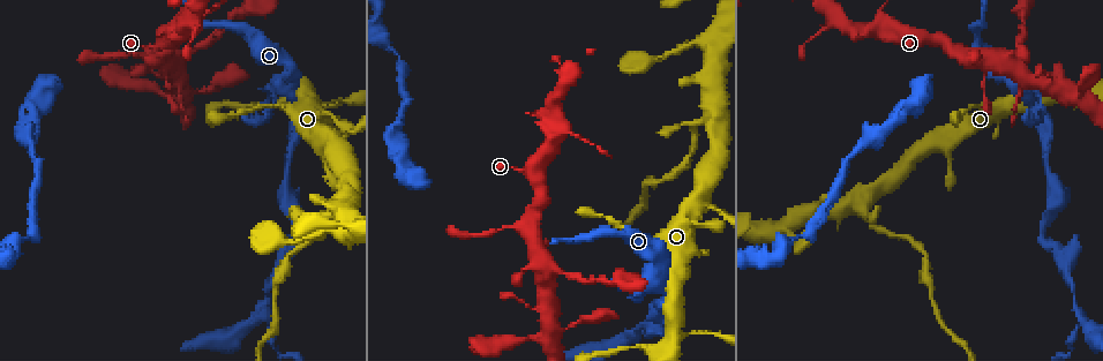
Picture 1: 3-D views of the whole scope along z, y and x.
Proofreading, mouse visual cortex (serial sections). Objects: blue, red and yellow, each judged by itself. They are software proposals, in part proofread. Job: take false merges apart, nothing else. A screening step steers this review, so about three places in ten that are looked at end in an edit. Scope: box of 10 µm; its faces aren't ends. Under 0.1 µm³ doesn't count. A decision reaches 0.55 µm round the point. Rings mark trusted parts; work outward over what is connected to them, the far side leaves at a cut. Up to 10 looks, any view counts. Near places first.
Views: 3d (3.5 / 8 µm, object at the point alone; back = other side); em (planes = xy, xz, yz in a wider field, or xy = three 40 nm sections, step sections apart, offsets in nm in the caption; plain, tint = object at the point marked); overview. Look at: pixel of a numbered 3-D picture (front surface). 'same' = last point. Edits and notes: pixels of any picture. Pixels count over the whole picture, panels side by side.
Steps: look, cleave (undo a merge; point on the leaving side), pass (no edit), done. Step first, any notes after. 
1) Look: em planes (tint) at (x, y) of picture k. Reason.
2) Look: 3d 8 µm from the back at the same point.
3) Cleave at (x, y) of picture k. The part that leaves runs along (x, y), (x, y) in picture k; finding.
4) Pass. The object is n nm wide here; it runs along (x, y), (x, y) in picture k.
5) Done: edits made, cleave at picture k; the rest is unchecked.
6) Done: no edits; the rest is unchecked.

Look: 3d 3.5 µm at (551, 268) of picture 1. Three-way junction.

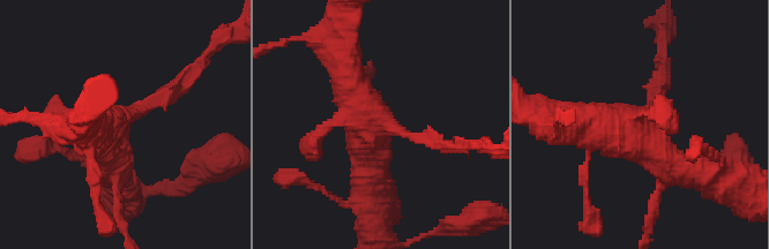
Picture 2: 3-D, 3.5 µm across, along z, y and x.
Look: em xy step 2 (tint) at (118, 122) of picture 2. Now the EM.

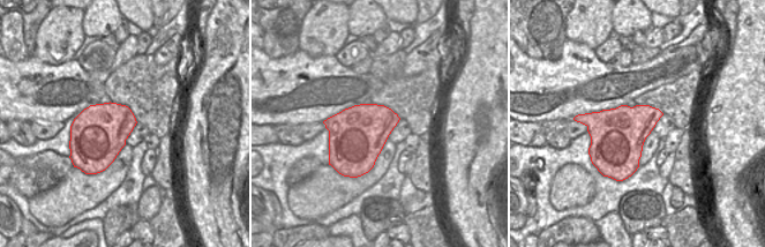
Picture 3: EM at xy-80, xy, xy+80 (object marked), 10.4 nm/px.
Pass. All the same cell.

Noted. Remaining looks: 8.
Look: em xy step 1 (tint) at (292, 259) of picture 1. A fork.

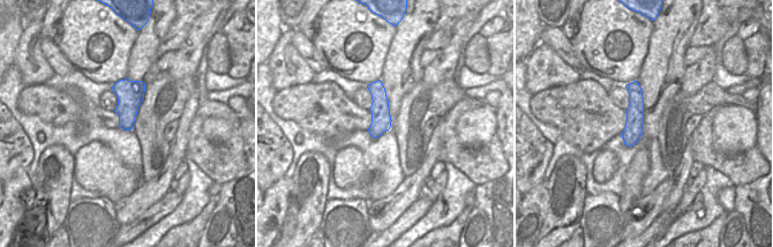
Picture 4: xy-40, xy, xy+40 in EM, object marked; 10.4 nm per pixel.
Look: 3d 3.5 µm at the same point.

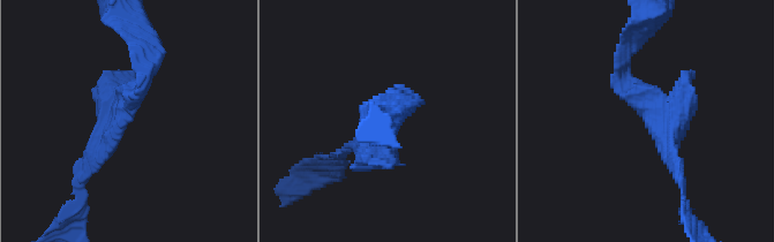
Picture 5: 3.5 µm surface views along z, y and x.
Pass. It runs along (140, 58), (147, 78), (87, 171) in picture 5; continuous, no second cell.

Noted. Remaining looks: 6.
Look: 3d 3.5 µm at (634, 337) of picture 1. Branch point.

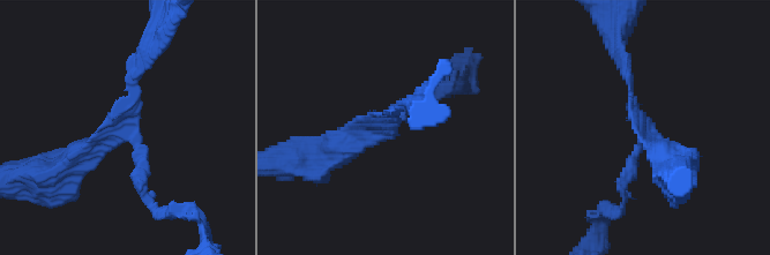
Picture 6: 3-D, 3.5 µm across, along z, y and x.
Look: em xy step 5 (tint) at (385, 132) of picture 6. 3 arms meet here; the arms are 150, 200, 400 nm wide.

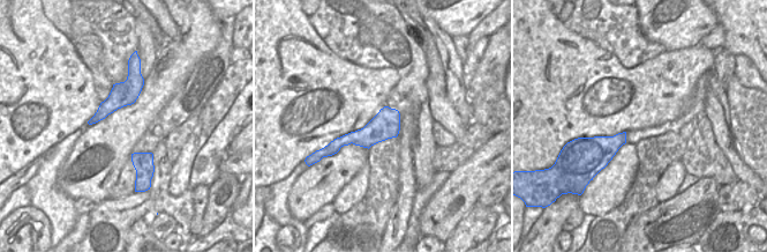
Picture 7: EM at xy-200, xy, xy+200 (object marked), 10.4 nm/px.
Pass. It runs along (140, 67), (126, 130), (66, 170) in picture 6; one cell here.

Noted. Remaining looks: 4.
Look: 3d 3.5 µm at (208, 92) of picture 1. A narrow waist.

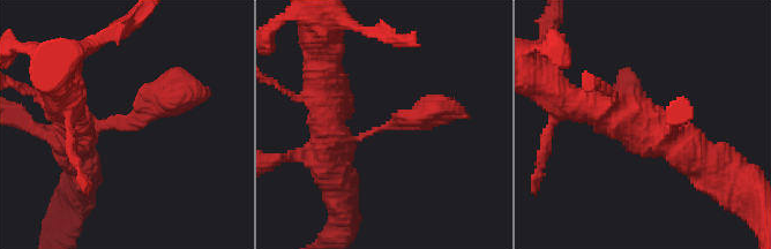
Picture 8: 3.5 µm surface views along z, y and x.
Pass. It runs along (70, 117), (96, 130), (188, 95) in picture 8; one cell here.

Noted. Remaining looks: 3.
Done: no edits; the rest is unchecked.

